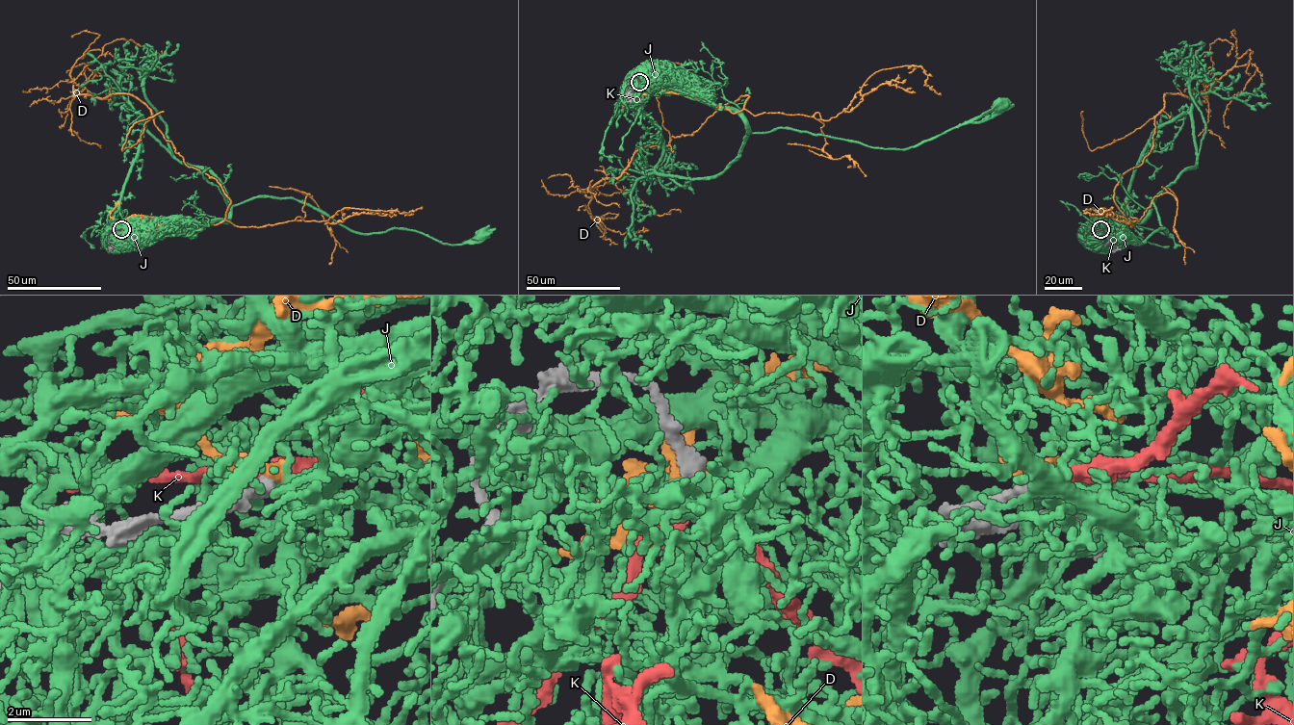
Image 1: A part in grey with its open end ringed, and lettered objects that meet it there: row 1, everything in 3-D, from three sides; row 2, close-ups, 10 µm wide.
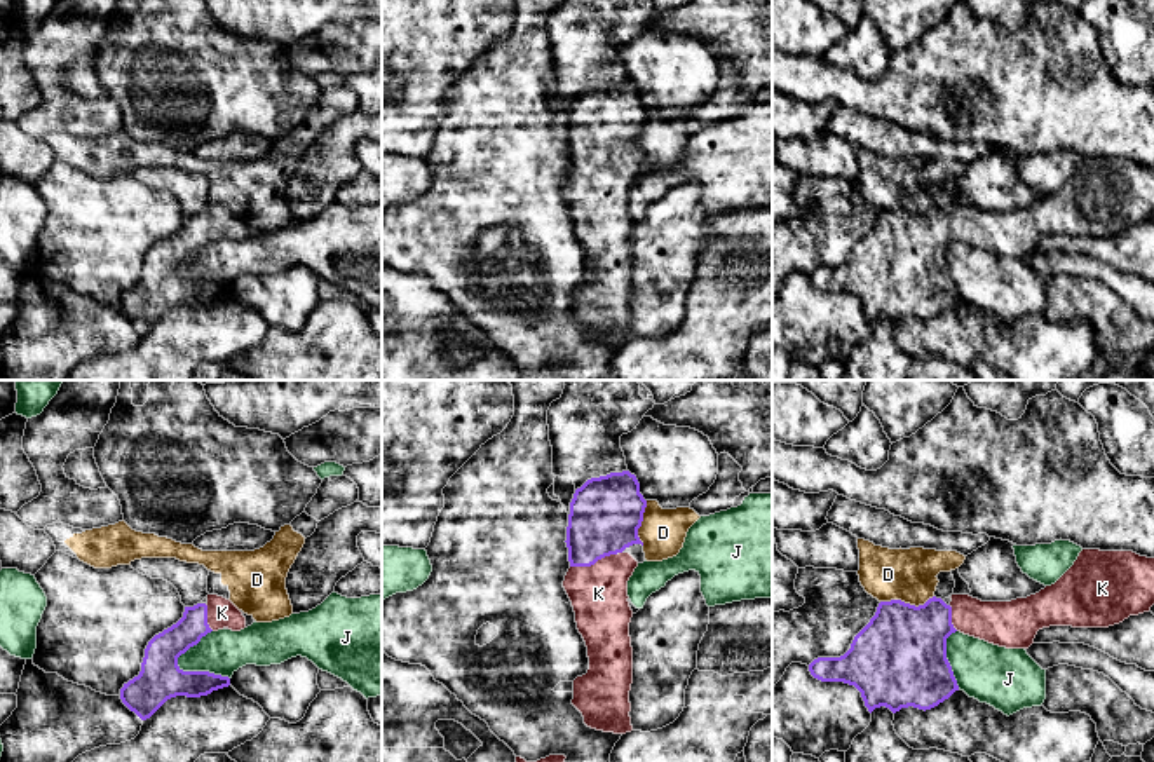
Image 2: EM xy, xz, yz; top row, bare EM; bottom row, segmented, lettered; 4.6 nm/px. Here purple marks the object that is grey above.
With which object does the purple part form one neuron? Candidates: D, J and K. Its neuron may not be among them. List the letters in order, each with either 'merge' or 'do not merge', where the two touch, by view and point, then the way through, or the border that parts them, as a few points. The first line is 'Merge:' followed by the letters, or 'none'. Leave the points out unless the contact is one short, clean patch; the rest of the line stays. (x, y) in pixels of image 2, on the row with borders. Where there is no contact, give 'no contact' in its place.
Merge: K
D: do not merge; meets purple in yz at (907, 604); border along yz (933, 595), (917, 605), (900, 600), (881, 602)
J: do not merge; meets purple in xy at (201, 672)
K: merge; meets purple in xz at (593, 564); runs through xz (605, 513), (593, 537), (593, 564), (598, 593)

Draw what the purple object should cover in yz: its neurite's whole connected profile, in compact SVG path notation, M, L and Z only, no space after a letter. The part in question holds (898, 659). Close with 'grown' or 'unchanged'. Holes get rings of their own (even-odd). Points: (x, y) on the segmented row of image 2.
M1083 549L1074 565L1051 586L1035 595L1011 602L981 602L969 595L952 595L947 605L941 598L929 598L924 605L910 605L901 600L880 602L870 623L854 636L851 649L840 657L818 657L809 671L821 682L844 682L854 685L872 713L886 706L893 713L901 708L931 710L959 691L952 666L947 659L947 638L961 631L1006 649L1028 649L1039 629L1049 626L1109 628L1130 616L1149 612L1154 605L1154 558L1133 551Z; grown

